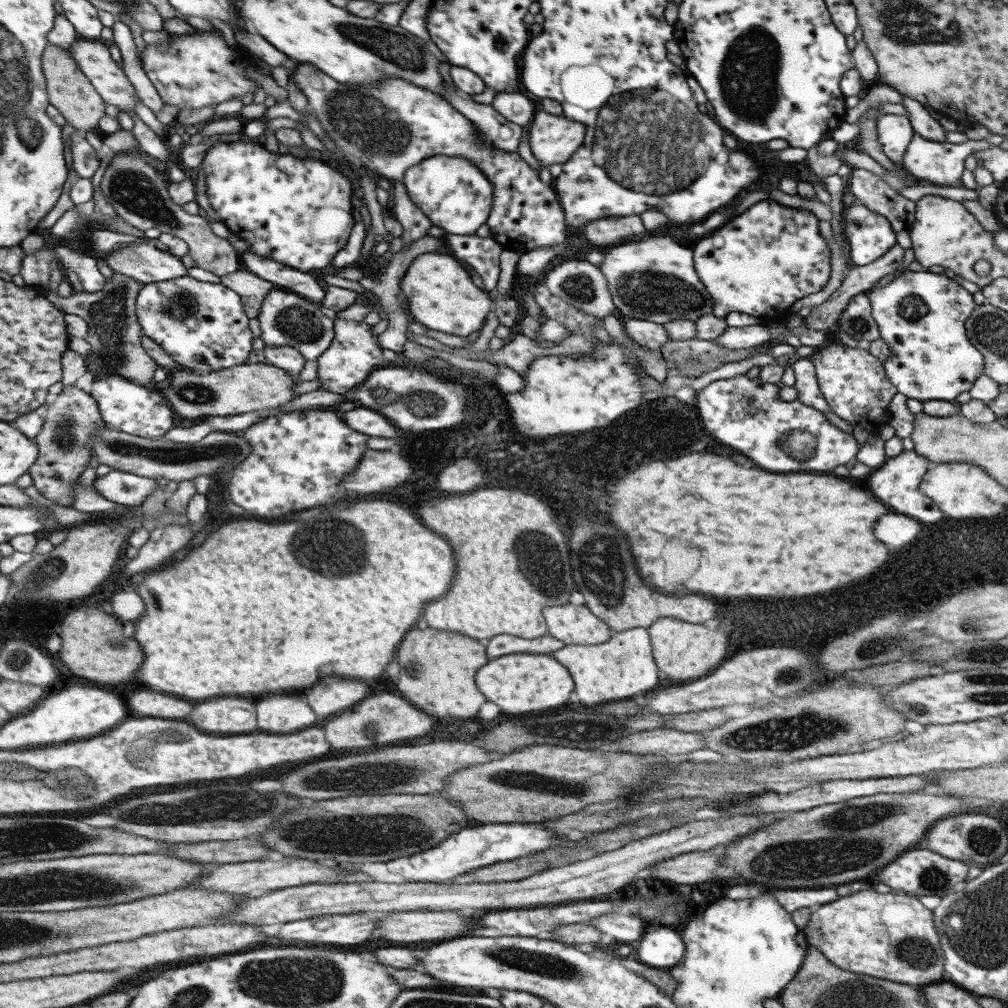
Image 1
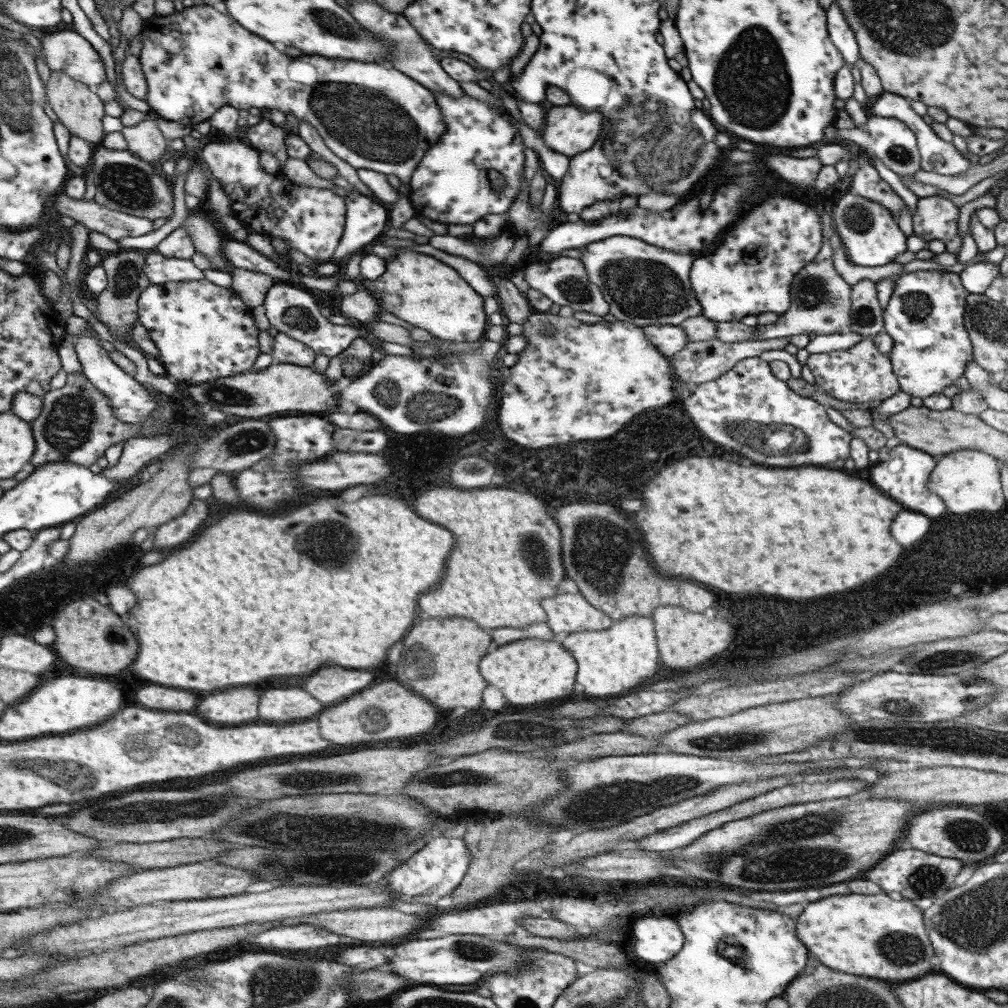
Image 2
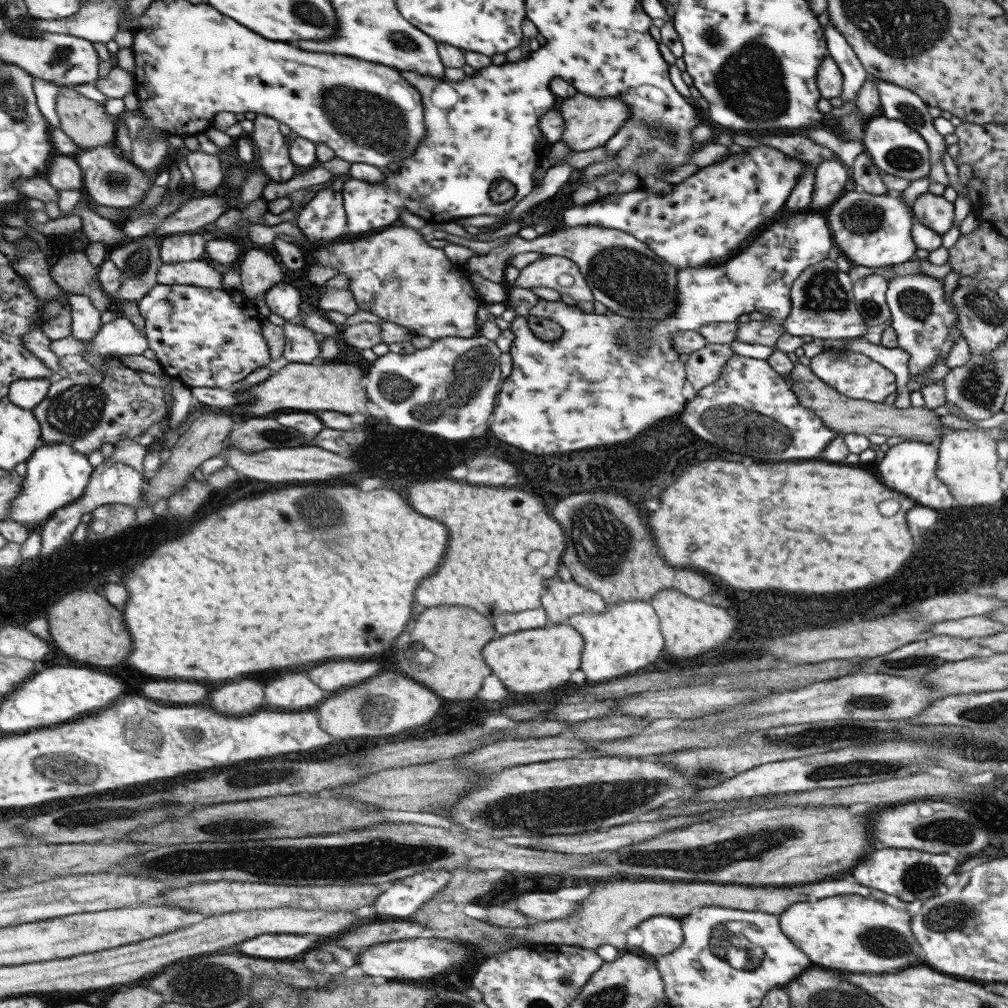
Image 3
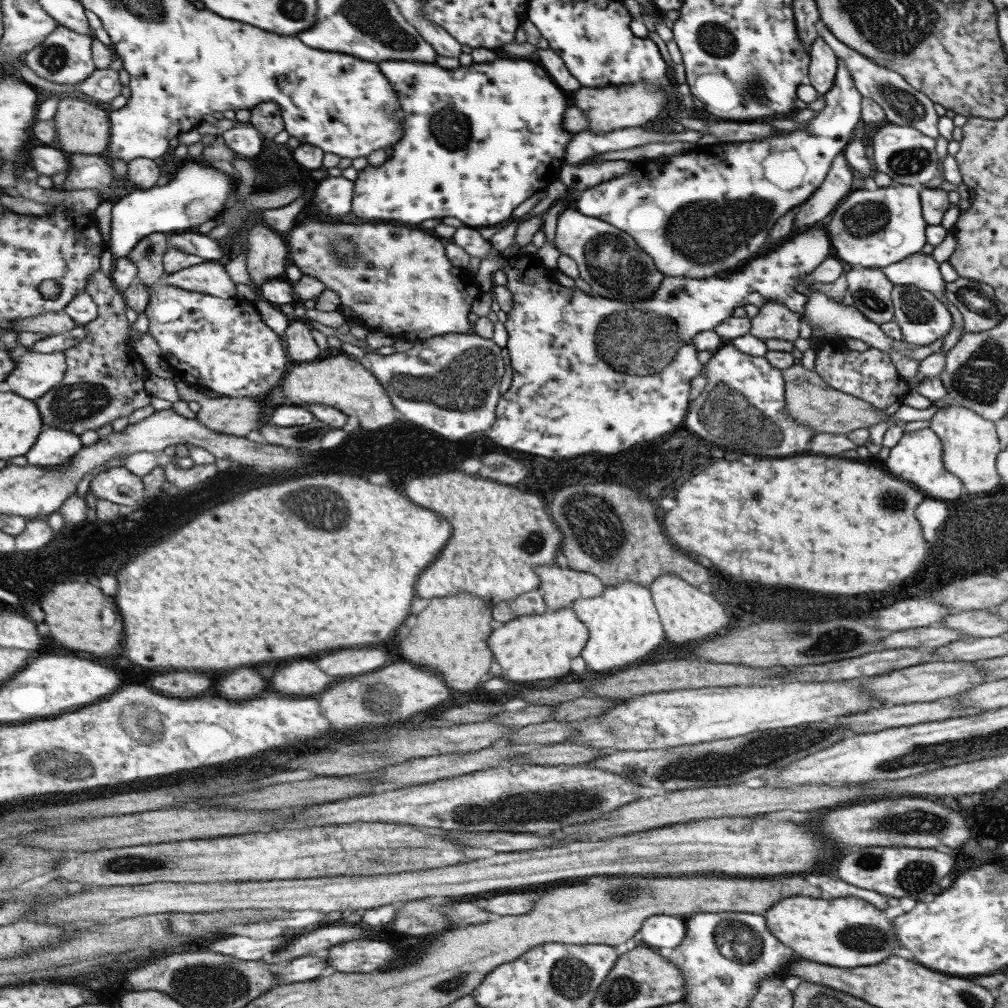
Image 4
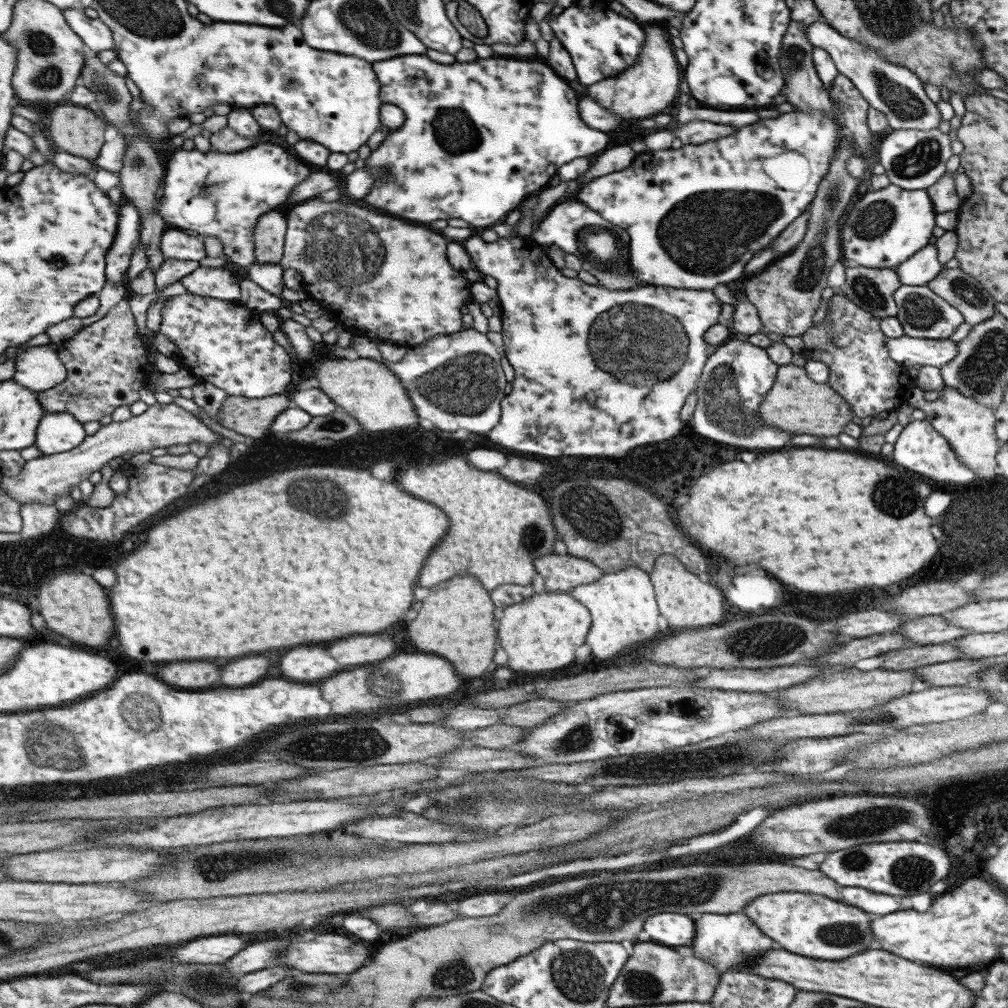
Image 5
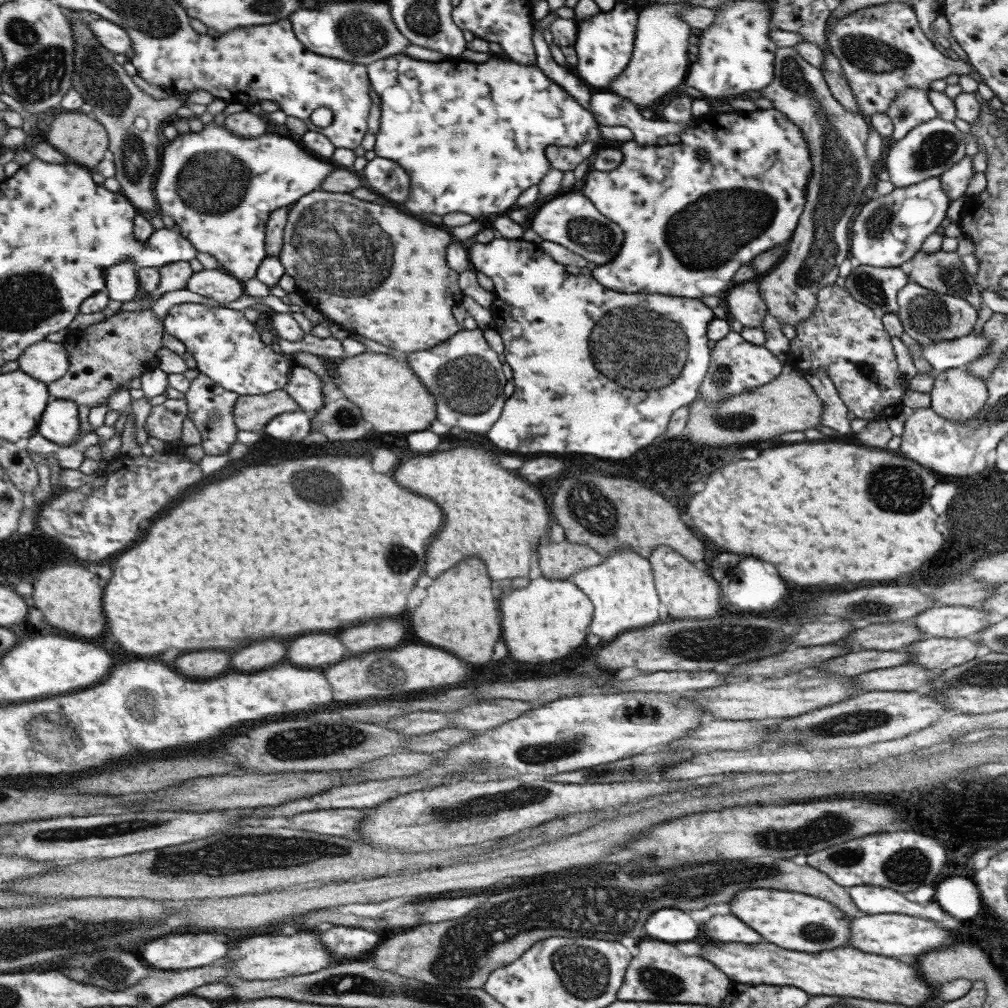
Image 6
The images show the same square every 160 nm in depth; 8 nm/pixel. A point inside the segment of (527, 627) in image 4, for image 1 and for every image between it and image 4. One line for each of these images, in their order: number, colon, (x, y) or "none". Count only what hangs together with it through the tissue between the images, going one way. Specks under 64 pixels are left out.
1: (528, 684)
2: (529, 671)
3: (532, 661)

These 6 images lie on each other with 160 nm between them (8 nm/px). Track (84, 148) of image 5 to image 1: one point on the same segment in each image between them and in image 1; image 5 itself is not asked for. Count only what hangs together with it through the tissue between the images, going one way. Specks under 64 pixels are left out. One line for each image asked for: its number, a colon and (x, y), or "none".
1: (71, 92)
2: (80, 108)
3: (86, 121)
4: (82, 128)

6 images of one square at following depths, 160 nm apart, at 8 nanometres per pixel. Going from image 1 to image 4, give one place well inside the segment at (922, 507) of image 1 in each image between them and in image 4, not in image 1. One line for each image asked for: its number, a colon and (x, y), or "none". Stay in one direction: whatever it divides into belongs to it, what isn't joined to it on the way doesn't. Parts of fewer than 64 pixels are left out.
2: (903, 476)
3: (909, 467)
4: (917, 456)

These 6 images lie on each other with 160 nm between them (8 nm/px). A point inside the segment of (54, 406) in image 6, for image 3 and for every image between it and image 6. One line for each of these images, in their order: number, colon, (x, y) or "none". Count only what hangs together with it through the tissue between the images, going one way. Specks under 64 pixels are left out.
3: (58, 475)
4: (55, 447)
5: (58, 432)

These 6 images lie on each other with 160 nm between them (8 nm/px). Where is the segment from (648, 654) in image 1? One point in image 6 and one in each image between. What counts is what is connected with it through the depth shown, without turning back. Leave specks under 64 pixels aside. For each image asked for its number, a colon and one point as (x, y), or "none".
2: (623, 657)
3: (625, 637)
4: (623, 627)
5: (623, 613)
6: (621, 588)

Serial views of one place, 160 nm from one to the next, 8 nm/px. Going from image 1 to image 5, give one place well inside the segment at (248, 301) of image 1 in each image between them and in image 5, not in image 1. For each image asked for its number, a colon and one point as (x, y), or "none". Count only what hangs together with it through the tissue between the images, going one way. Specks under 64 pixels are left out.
2: (251, 287)
3: (257, 269)
4: (265, 258)
5: (268, 234)

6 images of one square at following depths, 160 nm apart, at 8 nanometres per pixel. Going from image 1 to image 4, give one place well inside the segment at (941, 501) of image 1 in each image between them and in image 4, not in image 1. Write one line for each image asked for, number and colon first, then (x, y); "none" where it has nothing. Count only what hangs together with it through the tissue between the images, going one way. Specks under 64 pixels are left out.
2: (966, 480)
3: (967, 462)
4: (970, 444)

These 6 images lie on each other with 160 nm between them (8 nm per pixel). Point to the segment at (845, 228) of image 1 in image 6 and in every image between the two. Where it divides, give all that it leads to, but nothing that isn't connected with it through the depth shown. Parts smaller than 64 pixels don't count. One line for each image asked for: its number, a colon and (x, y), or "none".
2: (869, 235)
3: (873, 231)
4: (873, 228)
5: (882, 228)
6: (889, 230)

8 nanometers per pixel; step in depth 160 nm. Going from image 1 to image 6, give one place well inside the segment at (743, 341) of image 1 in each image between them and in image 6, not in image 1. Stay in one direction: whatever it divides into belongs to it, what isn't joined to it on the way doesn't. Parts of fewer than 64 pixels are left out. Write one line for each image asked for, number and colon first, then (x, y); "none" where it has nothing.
2: (820, 300)
3: (822, 306)
4: (836, 319)
5: (908, 351)
6: (943, 355)

